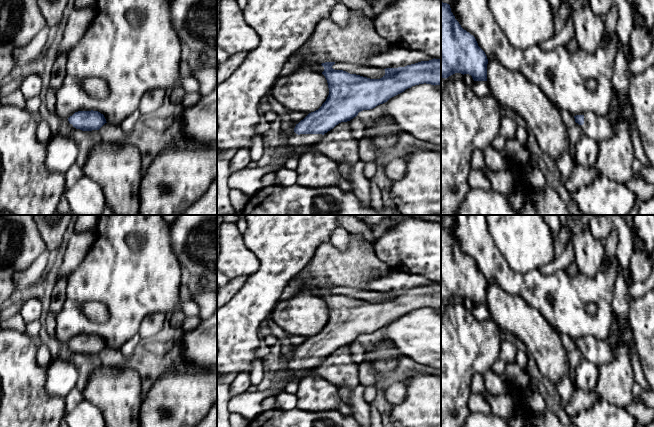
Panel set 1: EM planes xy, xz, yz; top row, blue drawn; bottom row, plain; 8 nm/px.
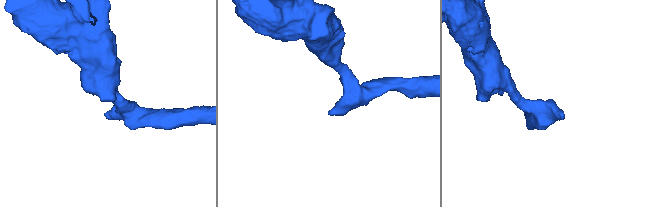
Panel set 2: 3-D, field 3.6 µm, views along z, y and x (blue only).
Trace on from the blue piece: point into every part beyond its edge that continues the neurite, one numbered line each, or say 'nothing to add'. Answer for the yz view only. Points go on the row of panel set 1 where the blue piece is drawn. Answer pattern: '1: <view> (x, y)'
1: yz (599, 128)

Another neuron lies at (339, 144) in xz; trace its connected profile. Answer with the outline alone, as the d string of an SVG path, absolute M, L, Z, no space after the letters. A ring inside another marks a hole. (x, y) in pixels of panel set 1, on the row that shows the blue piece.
M349 121L336 125L319 142L307 145L303 153L309 151L318 151L338 164L352 166L360 160L358 140L353 136Z

